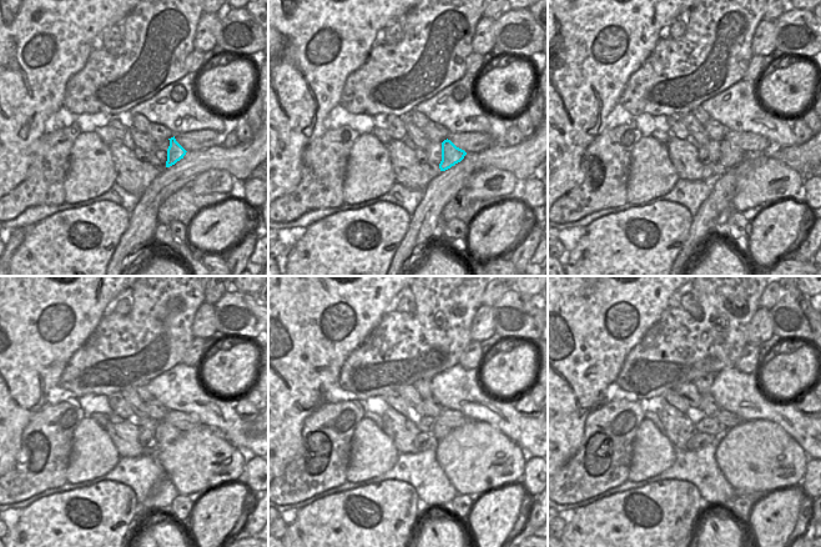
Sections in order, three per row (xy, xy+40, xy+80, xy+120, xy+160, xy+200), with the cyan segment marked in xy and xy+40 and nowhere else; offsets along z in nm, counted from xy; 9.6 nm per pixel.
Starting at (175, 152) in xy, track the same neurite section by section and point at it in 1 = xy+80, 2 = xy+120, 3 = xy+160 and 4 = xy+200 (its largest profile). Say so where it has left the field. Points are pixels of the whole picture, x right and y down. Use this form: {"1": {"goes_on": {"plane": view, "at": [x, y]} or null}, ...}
{"1": {"goes_on": {"plane": "xy+80", "at": [730, 155]}}, "2": {"goes_on": {"plane": "xy+120", "at": [165, 433]}}, "3": {"goes_on": {"plane": "xy+160", "at": [432, 425]}}, "4": {"goes_on": {"plane": "xy+200", "at": [708, 425]}}}

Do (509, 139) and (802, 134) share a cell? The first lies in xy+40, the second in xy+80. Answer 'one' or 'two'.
one

